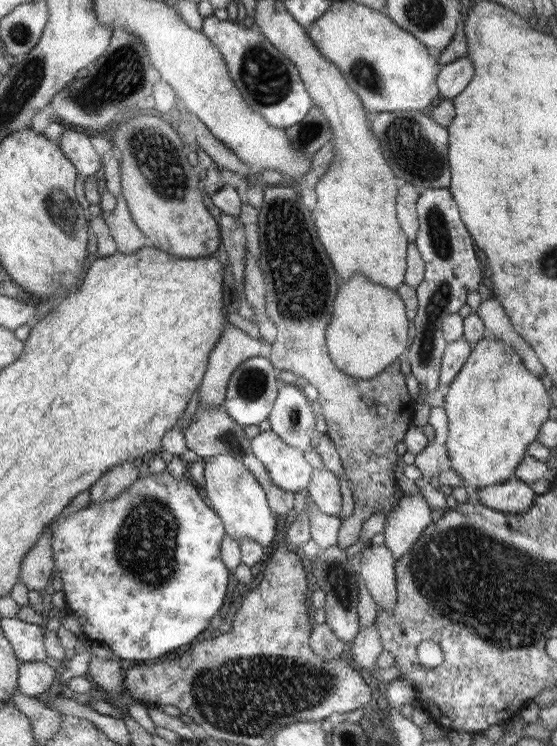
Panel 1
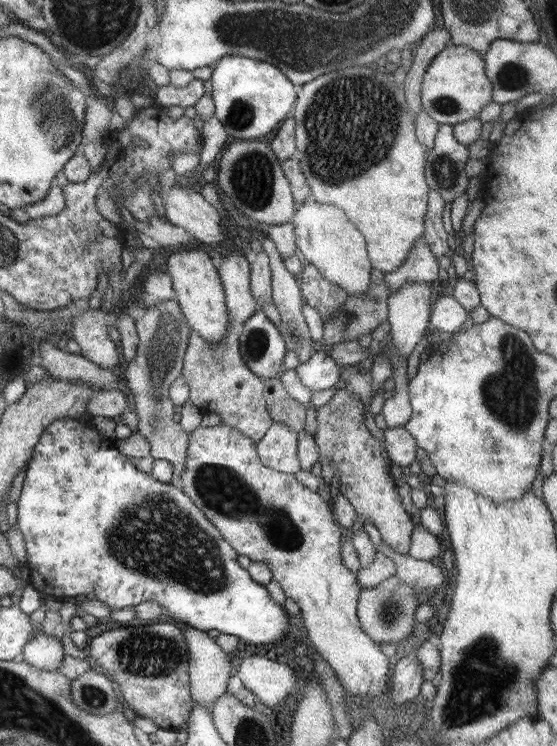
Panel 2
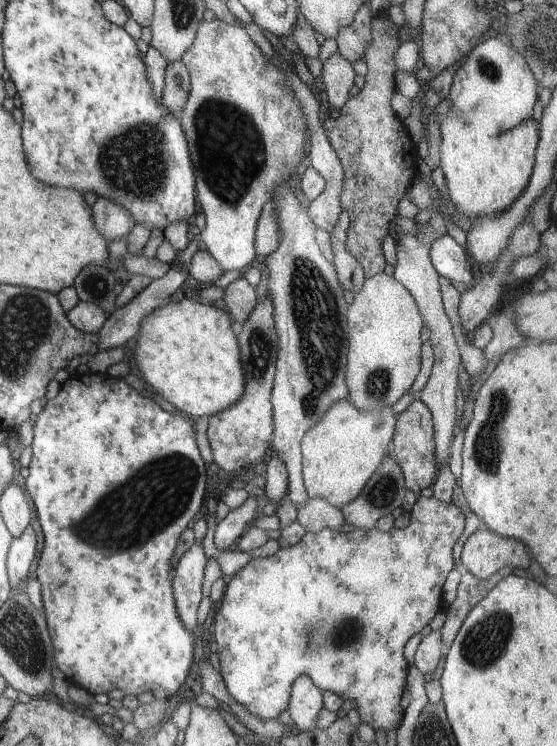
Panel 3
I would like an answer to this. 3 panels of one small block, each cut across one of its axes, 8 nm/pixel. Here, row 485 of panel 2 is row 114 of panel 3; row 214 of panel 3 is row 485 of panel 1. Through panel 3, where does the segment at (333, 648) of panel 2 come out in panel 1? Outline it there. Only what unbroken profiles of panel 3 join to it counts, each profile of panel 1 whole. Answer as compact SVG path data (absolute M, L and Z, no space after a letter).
M221 454L202 458L202 461L205 480L202 497L221 519L224 534L237 541L241 538L251 538L261 548L269 545L277 527L276 517L268 507L265 493L247 471L246 466L231 456Z

